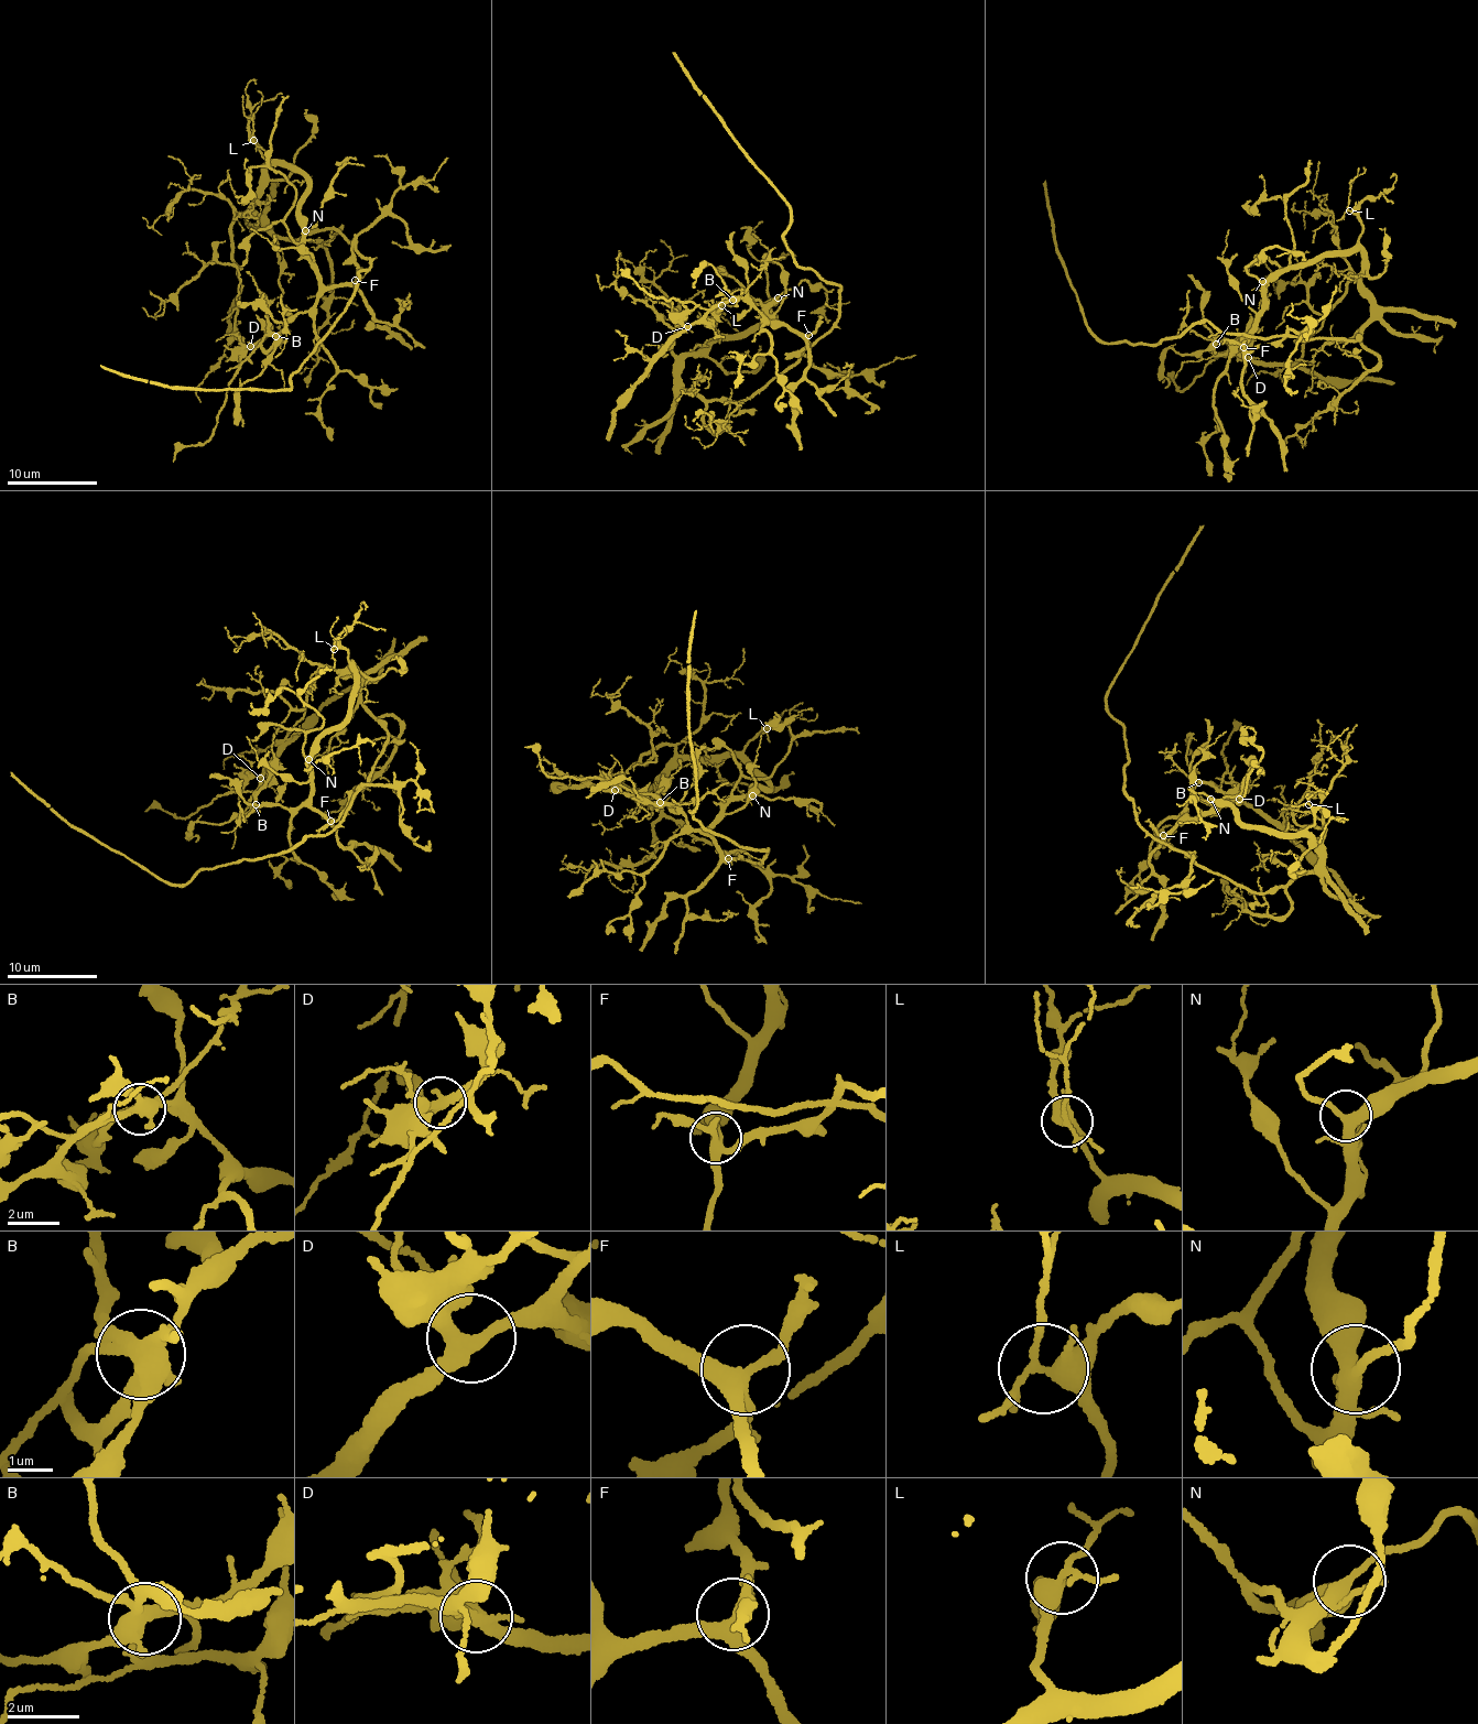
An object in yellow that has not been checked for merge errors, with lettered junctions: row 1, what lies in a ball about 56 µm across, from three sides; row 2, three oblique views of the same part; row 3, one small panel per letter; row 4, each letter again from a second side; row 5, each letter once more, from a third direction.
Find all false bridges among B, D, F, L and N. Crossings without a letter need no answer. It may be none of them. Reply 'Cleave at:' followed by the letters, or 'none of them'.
Cleave at: B

